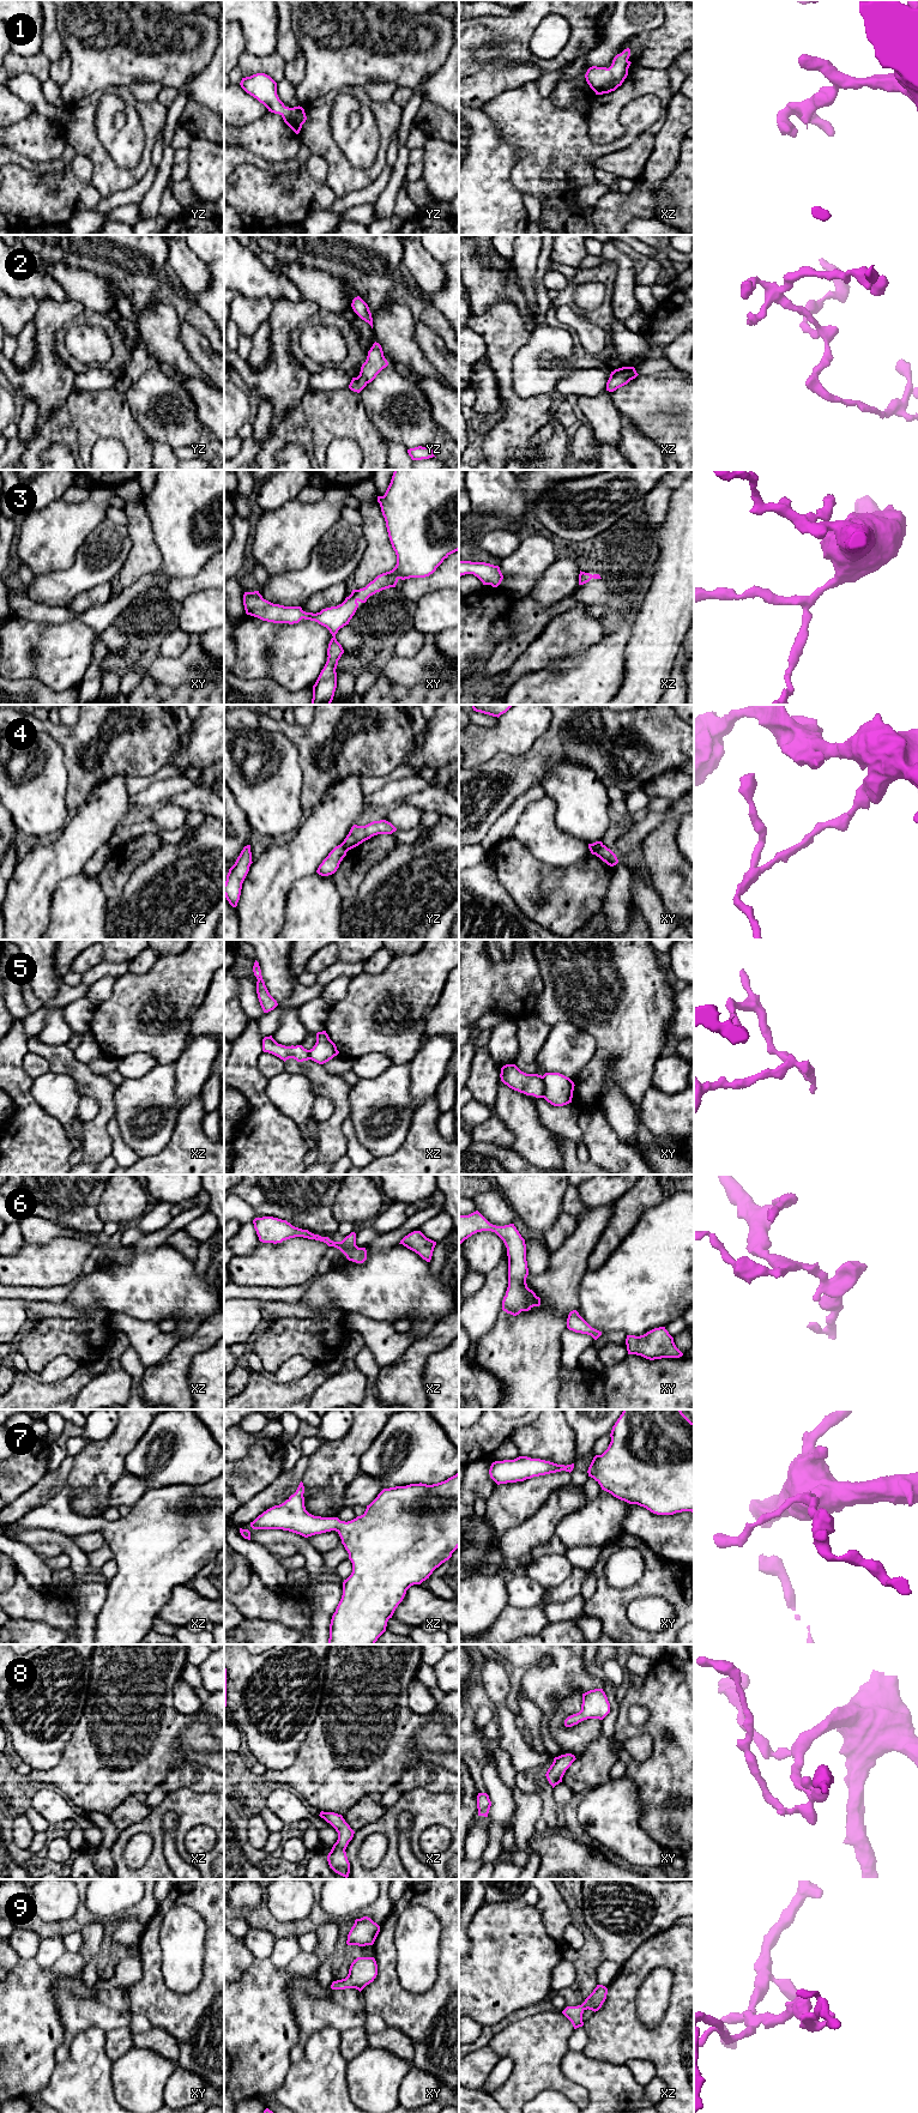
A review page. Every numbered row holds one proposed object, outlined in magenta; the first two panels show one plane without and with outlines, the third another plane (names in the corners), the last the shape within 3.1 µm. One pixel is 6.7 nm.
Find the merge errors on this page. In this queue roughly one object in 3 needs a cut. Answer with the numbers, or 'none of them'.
2, 4, 5

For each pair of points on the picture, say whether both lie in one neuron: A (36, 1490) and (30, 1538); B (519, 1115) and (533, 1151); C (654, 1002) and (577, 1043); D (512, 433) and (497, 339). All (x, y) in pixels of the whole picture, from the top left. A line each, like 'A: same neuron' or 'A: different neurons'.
A: different neurons
B: same neuron
C: different neurons
D: same neuron

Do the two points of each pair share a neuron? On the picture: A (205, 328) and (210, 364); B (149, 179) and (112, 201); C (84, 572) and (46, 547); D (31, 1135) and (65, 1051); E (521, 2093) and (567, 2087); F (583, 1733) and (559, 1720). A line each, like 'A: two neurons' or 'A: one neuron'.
A: two neurons
B: one neuron
C: two neurons
D: two neurons
E: one neuron
F: one neuron

